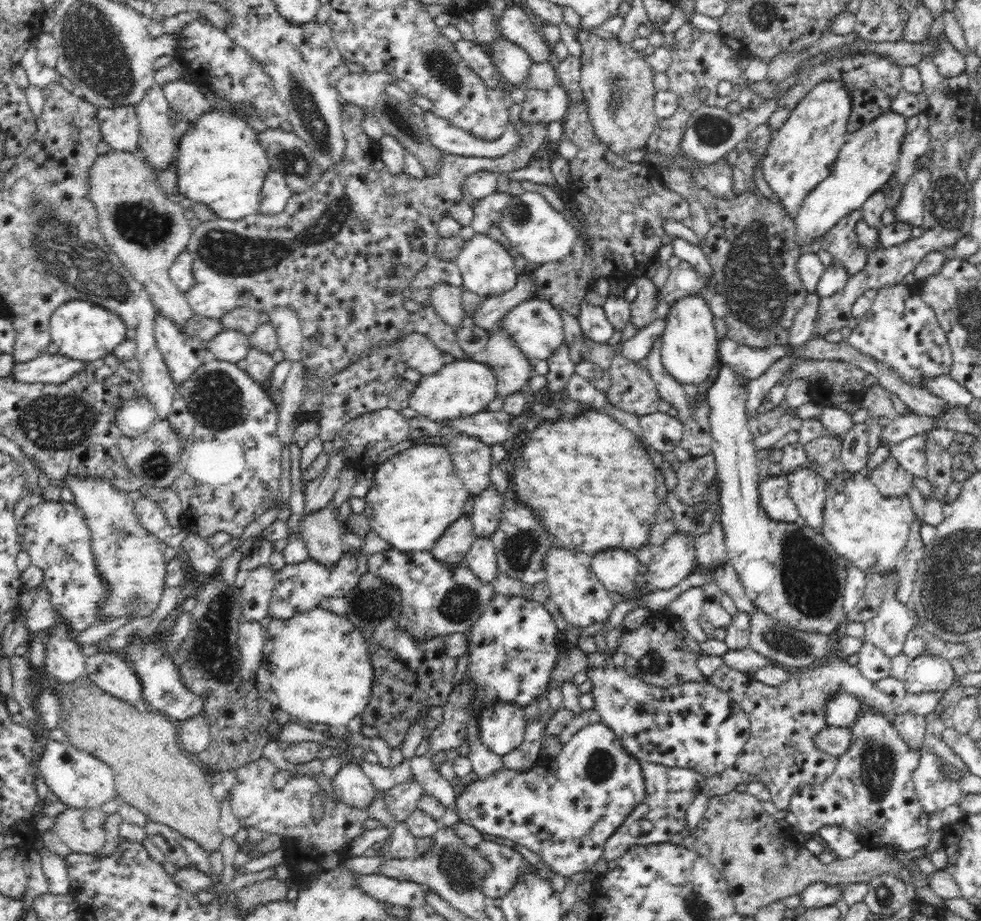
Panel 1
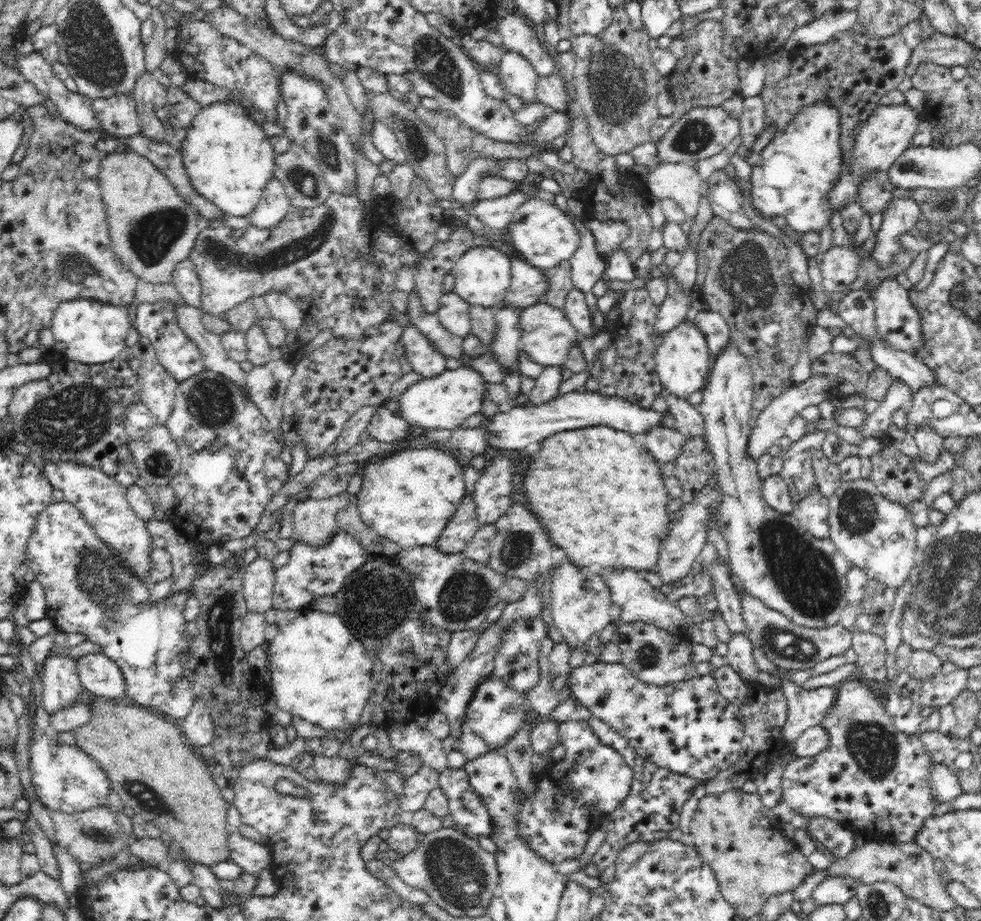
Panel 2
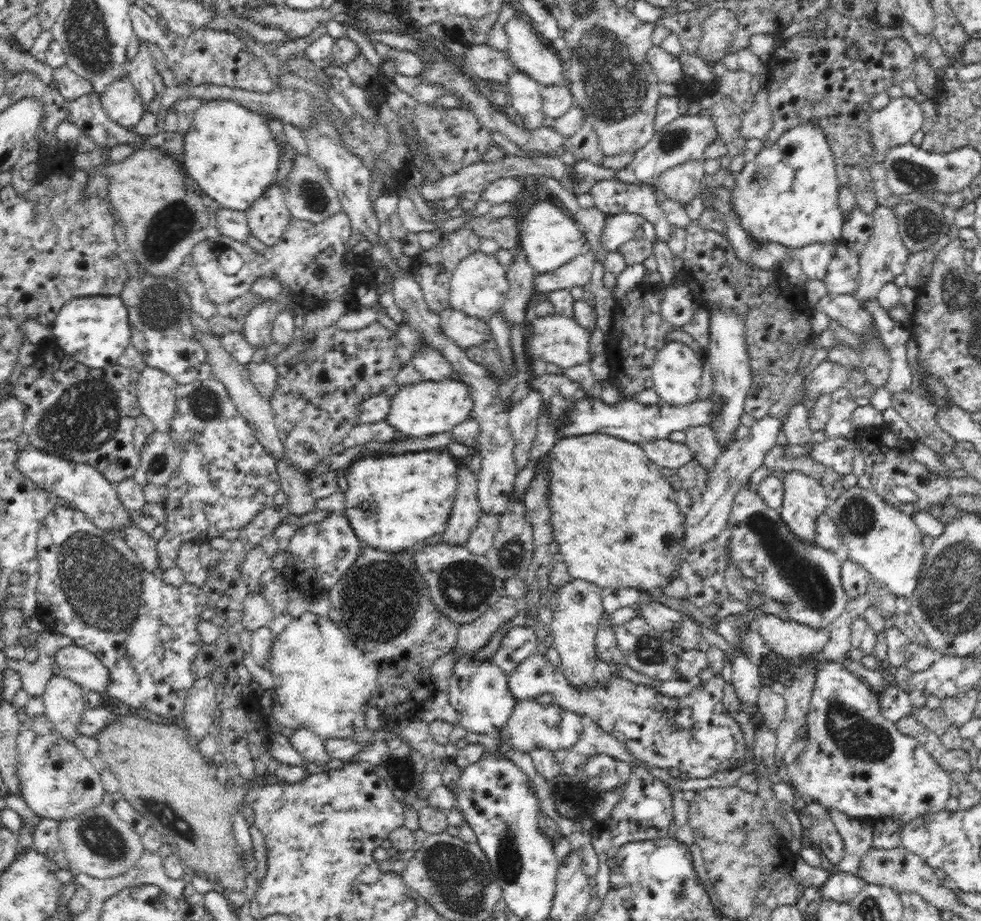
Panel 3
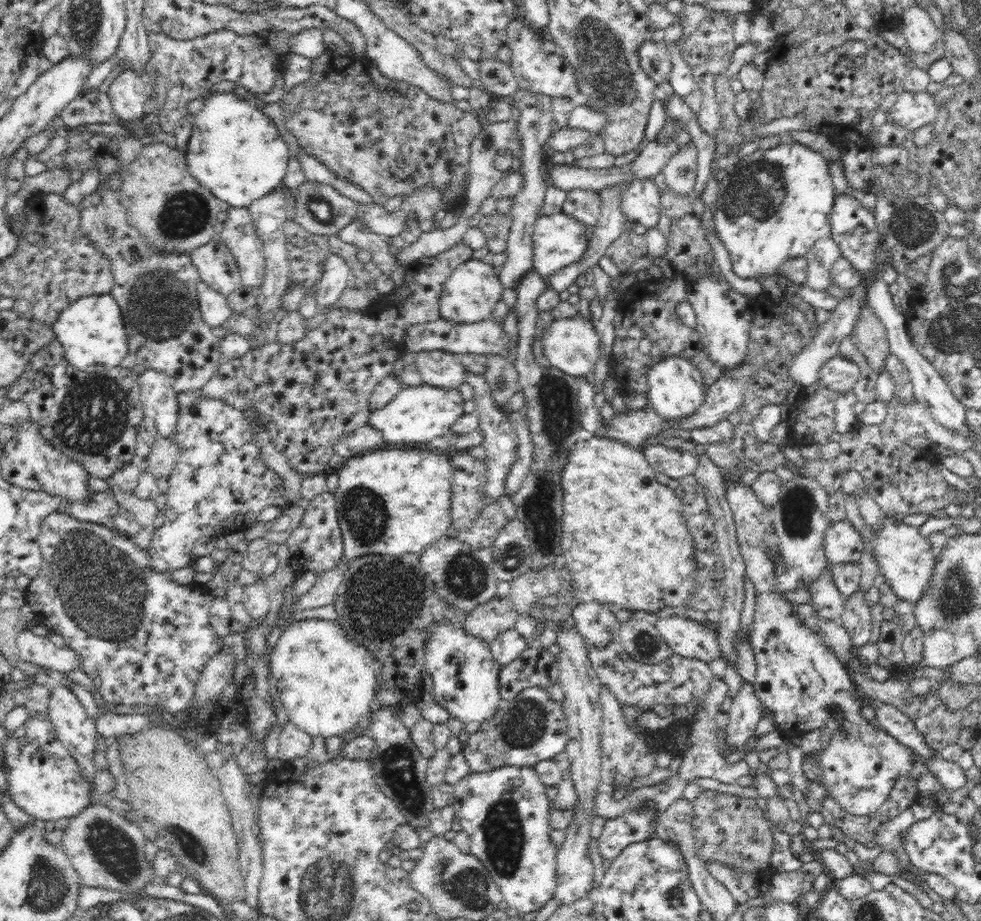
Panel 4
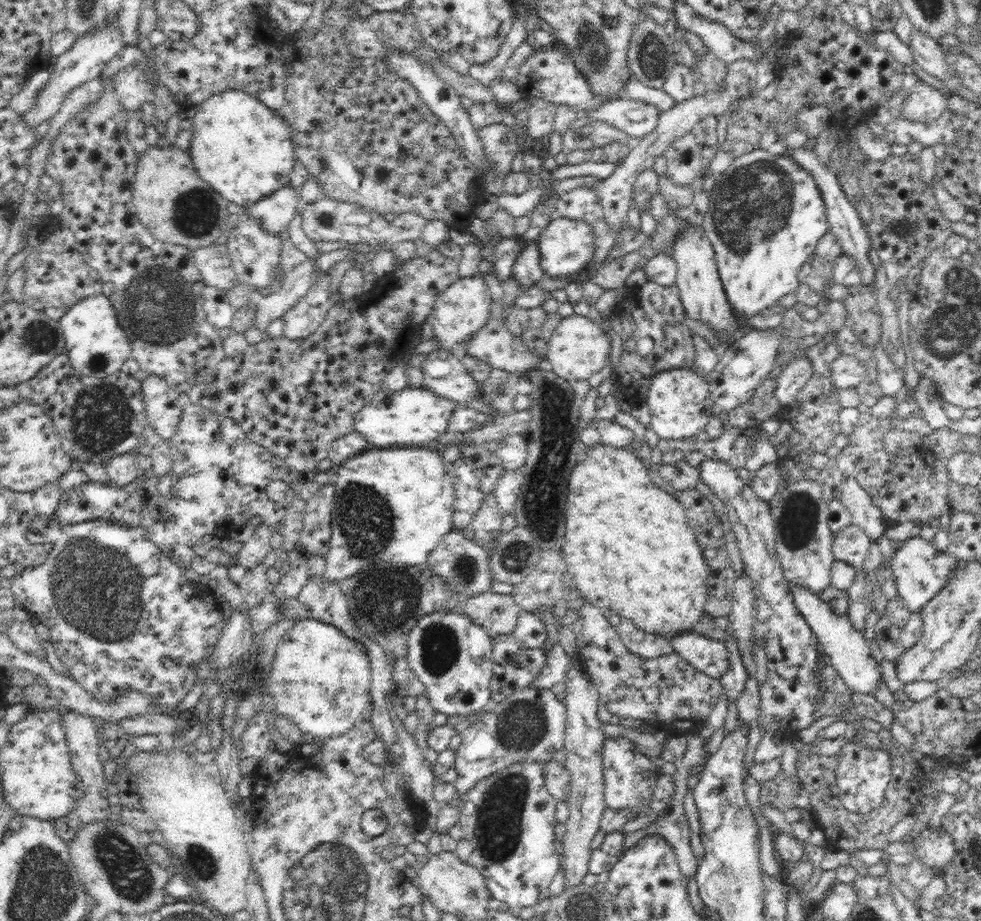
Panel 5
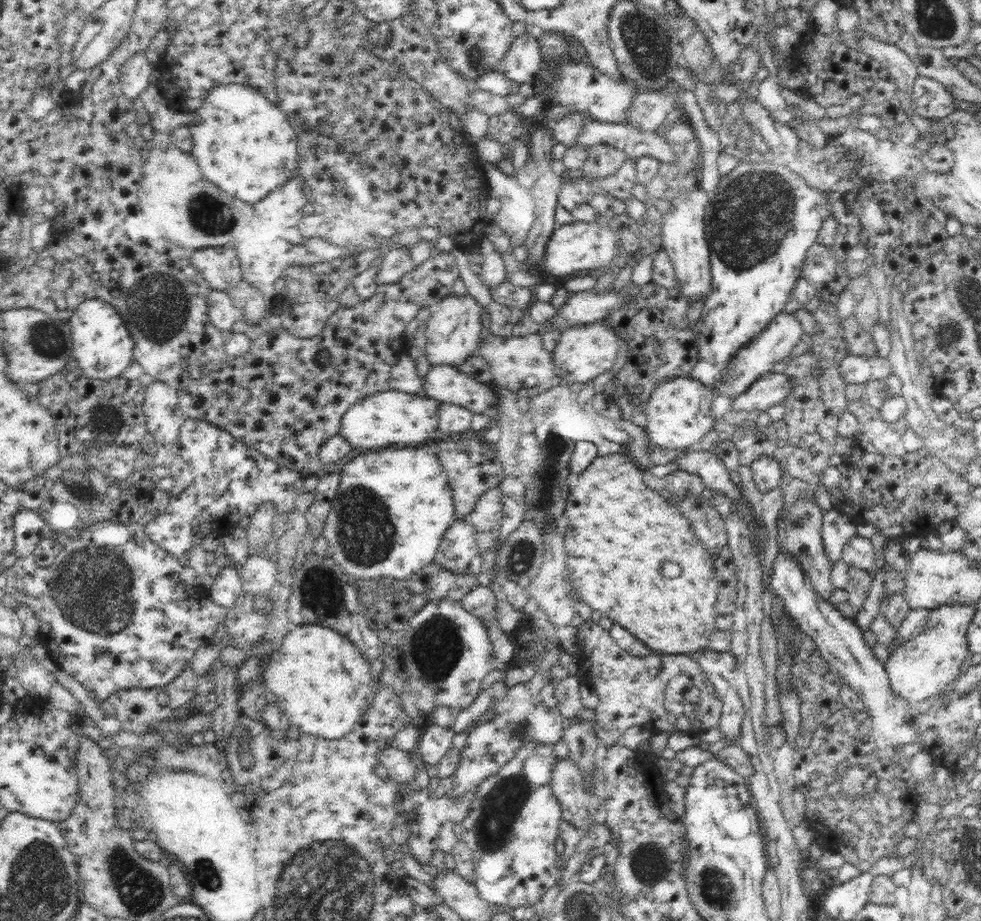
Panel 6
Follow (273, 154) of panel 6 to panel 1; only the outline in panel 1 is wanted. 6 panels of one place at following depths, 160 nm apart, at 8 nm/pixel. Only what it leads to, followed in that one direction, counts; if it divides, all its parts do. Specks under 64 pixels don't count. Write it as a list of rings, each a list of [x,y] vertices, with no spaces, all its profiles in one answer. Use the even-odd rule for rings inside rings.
[[[211,109],[208,112],[204,112],[194,121],[189,122],[189,128],[186,130],[184,136],[179,141],[178,148],[176,150],[176,162],[177,162],[177,177],[178,188],[181,192],[181,197],[190,198],[190,200],[204,202],[220,219],[226,220],[240,220],[248,215],[256,215],[259,212],[259,206],[261,202],[261,188],[265,176],[271,171],[271,164],[266,149],[260,144],[259,133],[257,130],[242,116],[232,114],[231,112],[224,112],[223,110]]]

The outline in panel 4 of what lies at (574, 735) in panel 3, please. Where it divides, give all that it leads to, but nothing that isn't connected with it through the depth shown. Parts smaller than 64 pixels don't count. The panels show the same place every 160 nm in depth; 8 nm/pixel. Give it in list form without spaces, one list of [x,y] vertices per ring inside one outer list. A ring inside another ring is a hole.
[[[530,687],[516,694],[512,700],[501,699],[499,710],[492,719],[481,724],[479,730],[468,738],[462,746],[462,754],[471,774],[491,772],[500,767],[534,767],[538,762],[552,760],[559,753],[565,752],[569,737],[567,734],[562,702],[555,702],[544,688]]]

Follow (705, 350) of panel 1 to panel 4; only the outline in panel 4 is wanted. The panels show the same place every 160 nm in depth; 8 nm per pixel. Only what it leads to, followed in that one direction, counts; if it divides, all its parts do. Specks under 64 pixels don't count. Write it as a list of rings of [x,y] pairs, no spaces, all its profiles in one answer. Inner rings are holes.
[[[678,356],[666,357],[665,359],[654,363],[651,376],[648,377],[648,380],[642,387],[646,391],[648,405],[650,405],[664,421],[670,422],[670,426],[680,422],[682,419],[692,416],[704,402],[707,390],[703,375],[699,372],[699,369],[695,366],[692,359]]]

